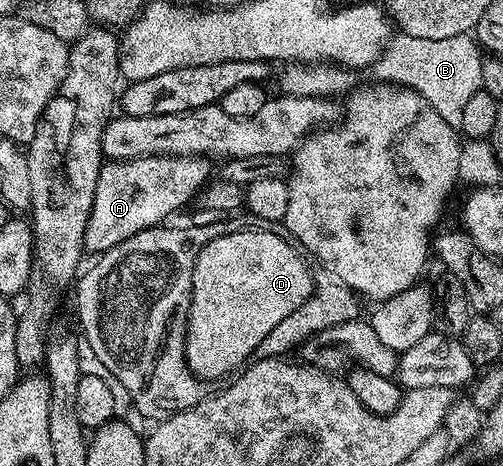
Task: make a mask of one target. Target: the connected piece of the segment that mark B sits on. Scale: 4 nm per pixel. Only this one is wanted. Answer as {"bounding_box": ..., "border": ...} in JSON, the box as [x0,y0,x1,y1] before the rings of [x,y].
{"bounding_box":[376,34,483,127],"border":[[[407,34],[391,37],[386,53],[378,59],[376,71],[383,83],[407,86],[427,102],[450,126],[460,127],[464,104],[482,89],[483,51],[467,35],[448,36],[448,40],[420,40]]]}

